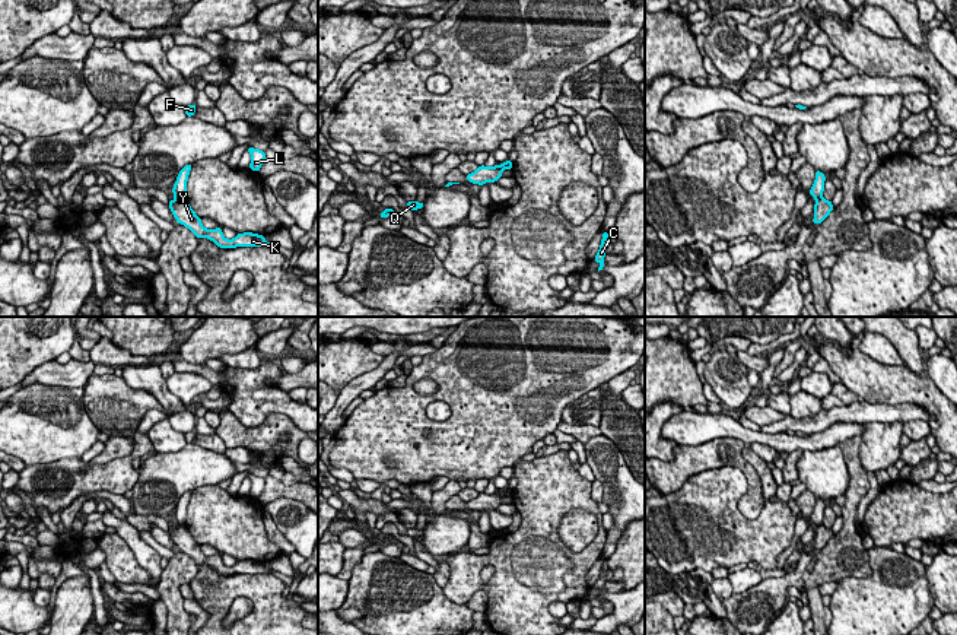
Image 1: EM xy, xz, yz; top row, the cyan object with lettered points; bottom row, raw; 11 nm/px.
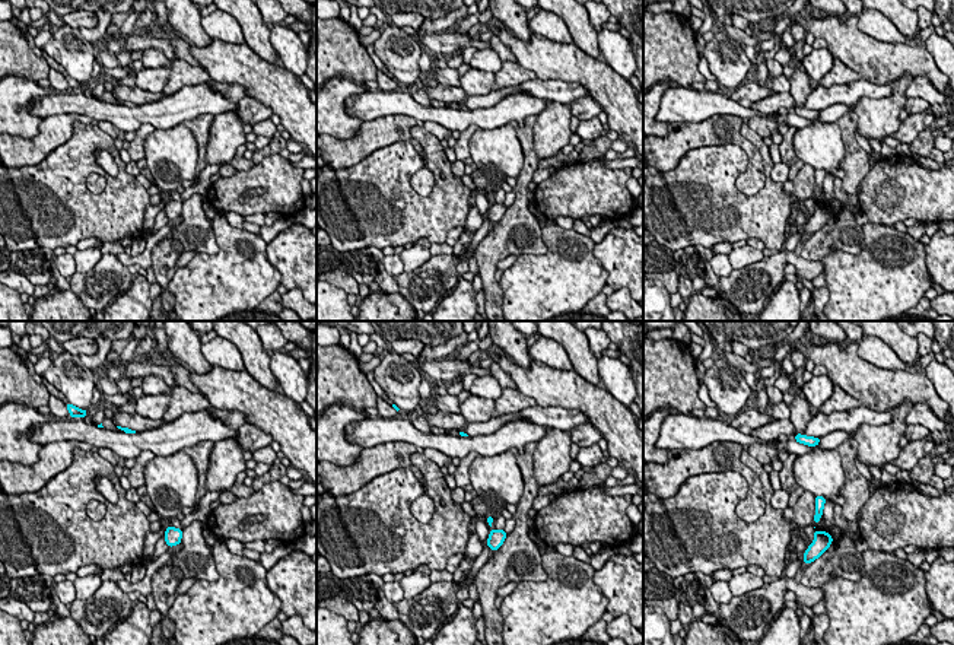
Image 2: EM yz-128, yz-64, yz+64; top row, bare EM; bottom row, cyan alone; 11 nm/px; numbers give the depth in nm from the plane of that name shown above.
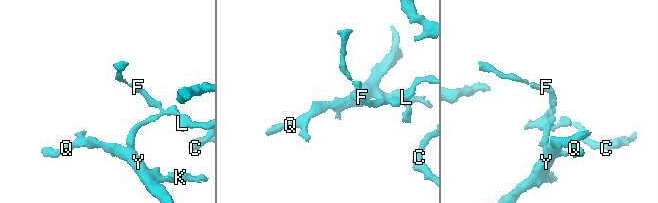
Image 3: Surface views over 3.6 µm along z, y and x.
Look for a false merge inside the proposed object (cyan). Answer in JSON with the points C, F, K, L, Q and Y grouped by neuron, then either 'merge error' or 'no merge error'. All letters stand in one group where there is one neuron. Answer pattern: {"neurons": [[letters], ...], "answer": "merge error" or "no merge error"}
{"neurons": [["C", "F", "L"], ["K", "Q", "Y"]], "answer": "merge error"}

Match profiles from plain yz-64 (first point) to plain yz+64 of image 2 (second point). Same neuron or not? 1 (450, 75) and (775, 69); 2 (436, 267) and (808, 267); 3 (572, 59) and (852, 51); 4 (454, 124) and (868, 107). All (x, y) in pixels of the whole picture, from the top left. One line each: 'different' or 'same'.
1: different
2: same
3: same
4: different

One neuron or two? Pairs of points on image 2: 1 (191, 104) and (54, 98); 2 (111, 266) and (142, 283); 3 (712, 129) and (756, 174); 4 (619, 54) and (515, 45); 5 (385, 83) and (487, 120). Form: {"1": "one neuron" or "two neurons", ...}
{"1": "one neuron", "2": "two neurons", "3": "one neuron", "4": "two neurons", "5": "two neurons"}

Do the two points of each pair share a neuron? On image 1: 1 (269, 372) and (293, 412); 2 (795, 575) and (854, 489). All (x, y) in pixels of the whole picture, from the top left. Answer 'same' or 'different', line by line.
1: same
2: different

